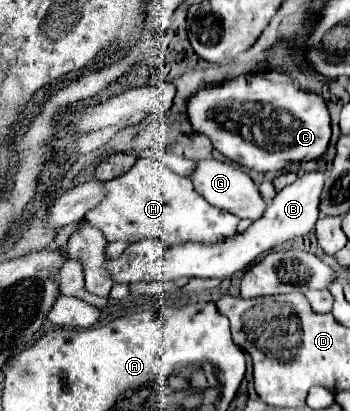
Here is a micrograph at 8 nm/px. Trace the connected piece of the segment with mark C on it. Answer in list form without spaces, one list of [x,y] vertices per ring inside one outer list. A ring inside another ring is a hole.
[[[264,75],[236,77],[222,83],[220,87],[204,89],[192,97],[192,105],[200,105],[200,109],[192,109],[188,113],[194,125],[194,131],[210,135],[214,147],[222,151],[230,161],[236,161],[242,167],[248,167],[254,171],[276,173],[294,163],[320,159],[326,153],[332,137],[332,119],[328,113],[328,103],[322,95],[296,89],[290,83],[274,83]]]

